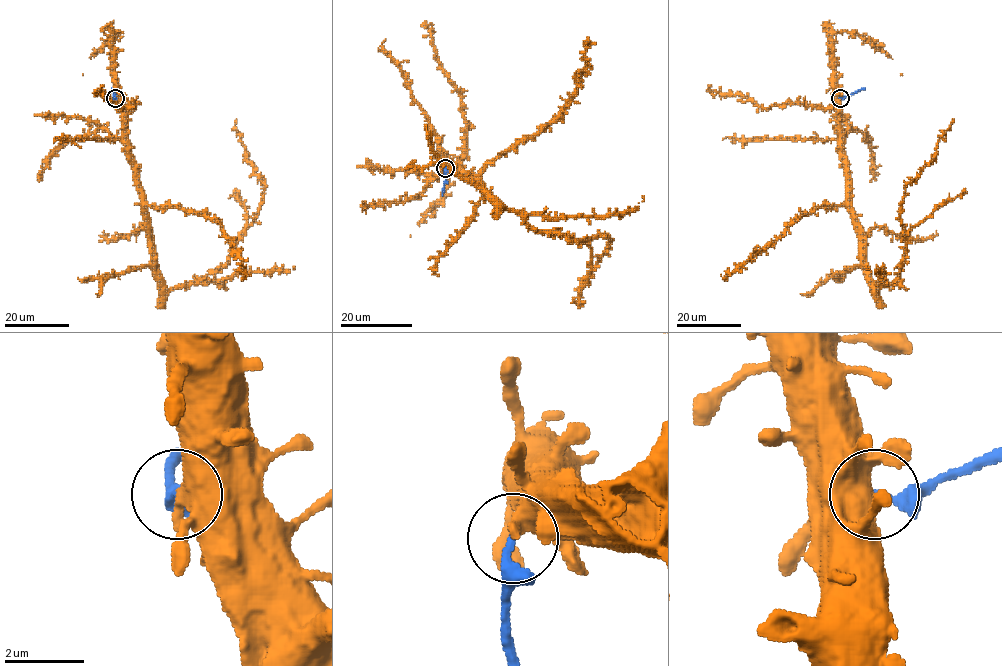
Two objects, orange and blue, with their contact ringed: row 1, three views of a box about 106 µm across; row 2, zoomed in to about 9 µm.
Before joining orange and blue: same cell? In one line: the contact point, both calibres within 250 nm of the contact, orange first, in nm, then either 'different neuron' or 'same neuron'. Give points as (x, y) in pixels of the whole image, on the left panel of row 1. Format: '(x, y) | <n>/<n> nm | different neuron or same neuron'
(115, 98) | 550/280 nm | different neuron

